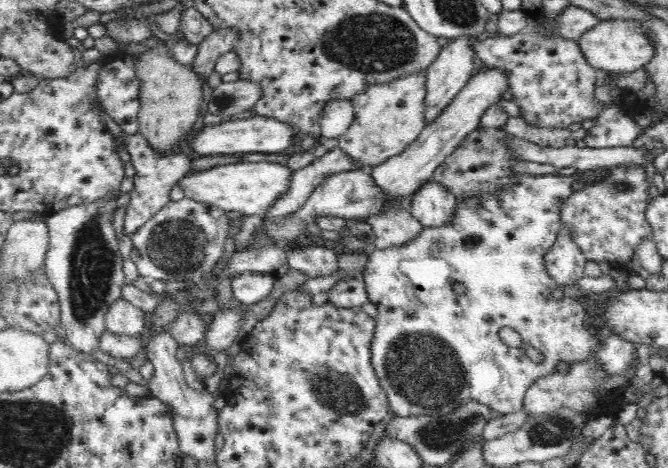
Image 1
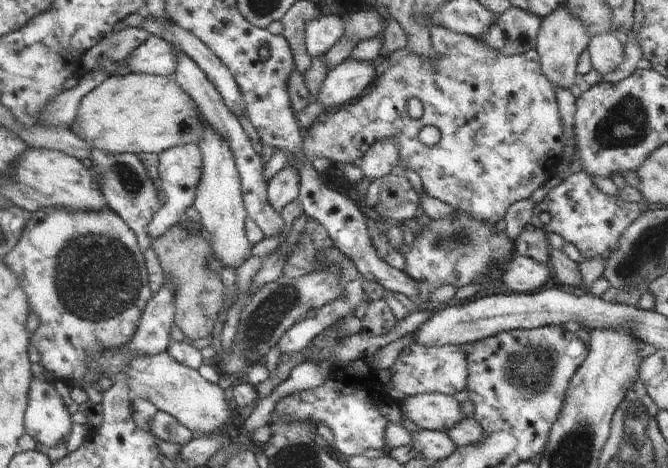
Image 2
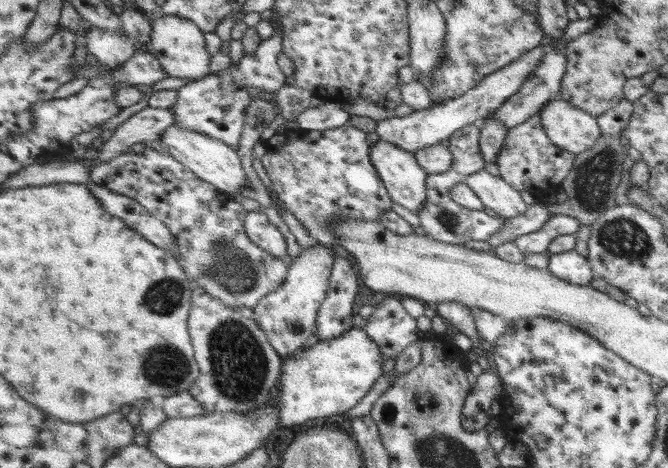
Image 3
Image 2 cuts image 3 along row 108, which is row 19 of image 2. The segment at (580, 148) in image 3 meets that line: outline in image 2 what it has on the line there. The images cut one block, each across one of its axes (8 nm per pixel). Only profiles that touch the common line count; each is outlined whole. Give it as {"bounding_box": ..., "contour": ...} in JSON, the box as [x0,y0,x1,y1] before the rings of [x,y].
{"bounding_box":[535,6,591,90],"contour":[[[559,6],[557,10],[553,10],[551,14],[547,14],[541,20],[541,26],[539,26],[539,32],[537,32],[537,38],[535,38],[535,50],[539,54],[541,72],[545,74],[549,84],[553,84],[553,88],[569,90],[569,86],[573,84],[573,78],[577,74],[579,54],[583,50],[587,50],[589,40],[591,40],[589,30],[581,24],[581,20],[577,20],[577,16],[573,16],[563,6]]]}

